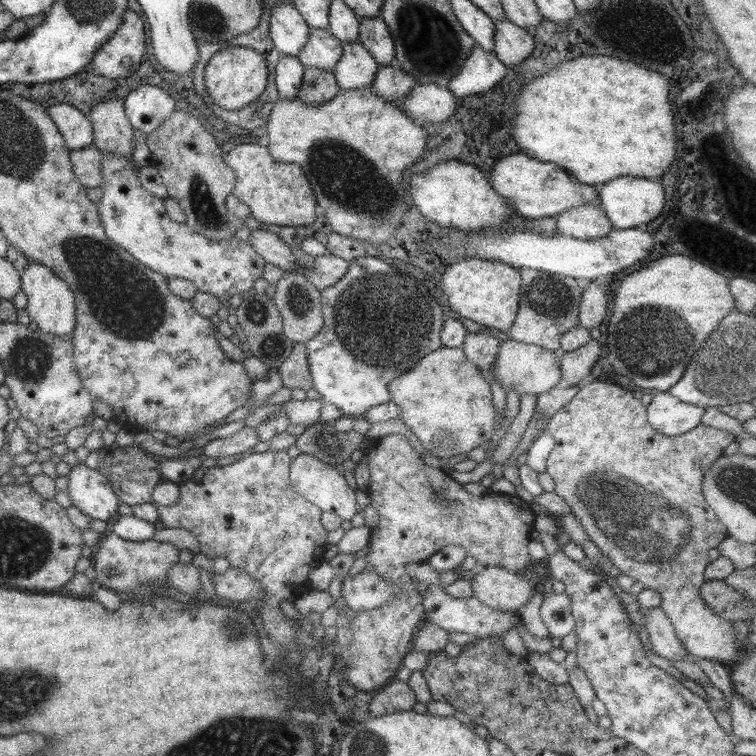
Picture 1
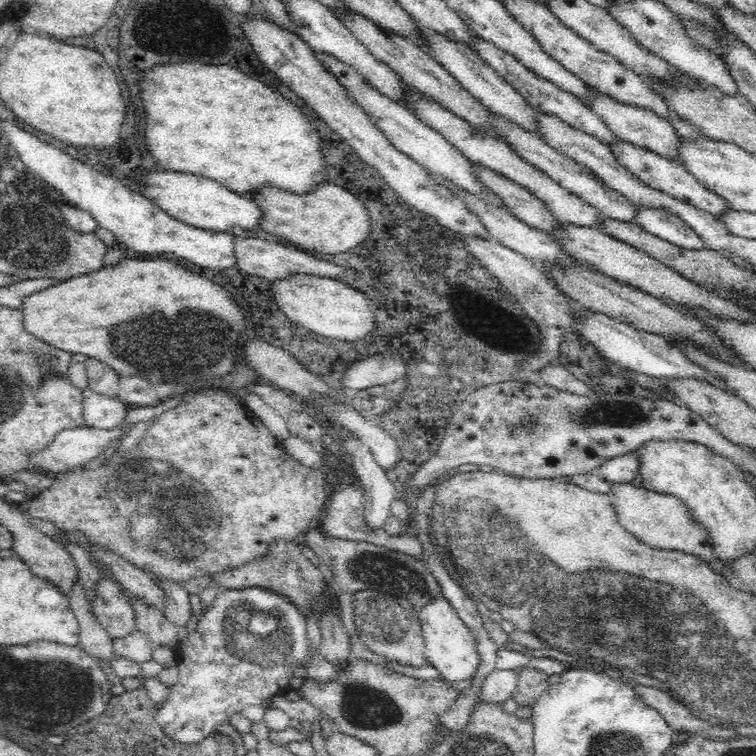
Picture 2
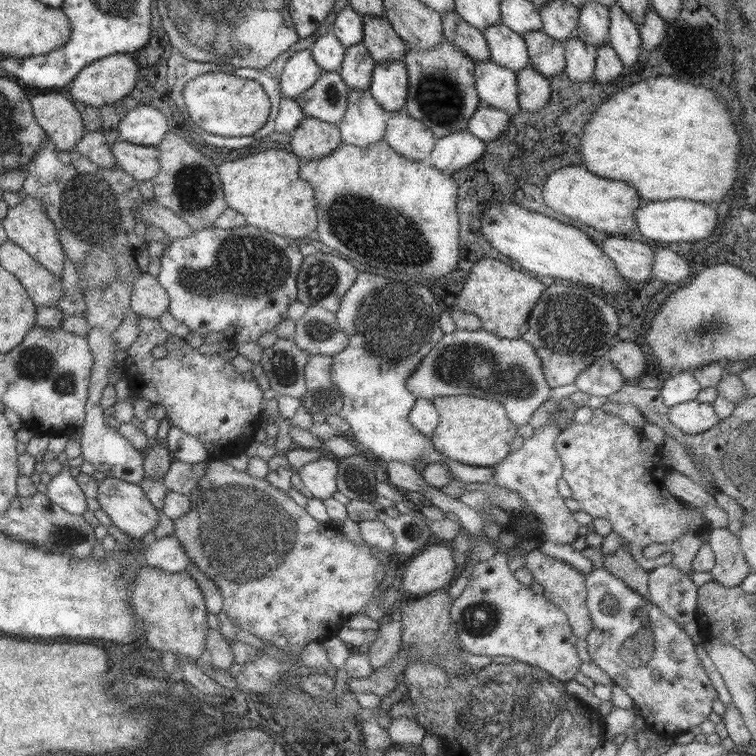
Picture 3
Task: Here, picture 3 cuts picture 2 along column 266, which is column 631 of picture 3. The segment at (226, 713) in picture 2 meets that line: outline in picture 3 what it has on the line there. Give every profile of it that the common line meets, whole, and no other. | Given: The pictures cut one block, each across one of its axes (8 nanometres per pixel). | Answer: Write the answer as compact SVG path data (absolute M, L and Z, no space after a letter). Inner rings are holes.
M593 567L585 575L584 584L586 607L592 622L591 630L585 638L590 660L631 698L633 708L644 720L647 730L670 742L678 734L701 724L711 713L718 694L695 652L695 643L690 640L683 627L650 602L645 602L603 567Z

